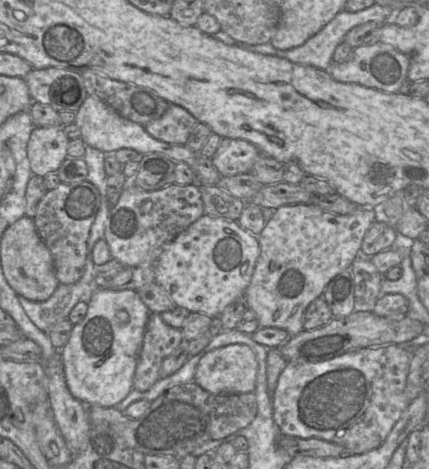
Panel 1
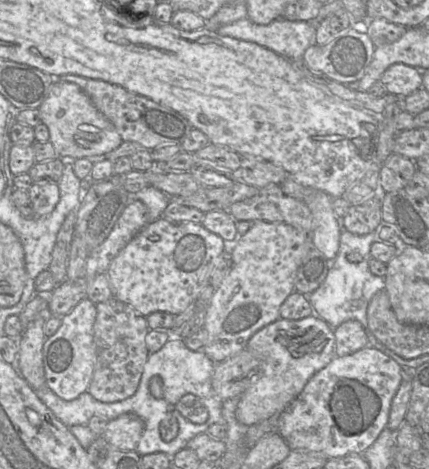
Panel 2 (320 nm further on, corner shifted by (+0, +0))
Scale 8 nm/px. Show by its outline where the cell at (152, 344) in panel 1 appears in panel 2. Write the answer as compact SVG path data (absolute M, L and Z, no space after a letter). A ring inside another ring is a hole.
M115 298L96 303L96 310L93 326L96 363L87 392L101 402L122 401L133 396L138 389L150 355L145 341L150 328L145 316Z

